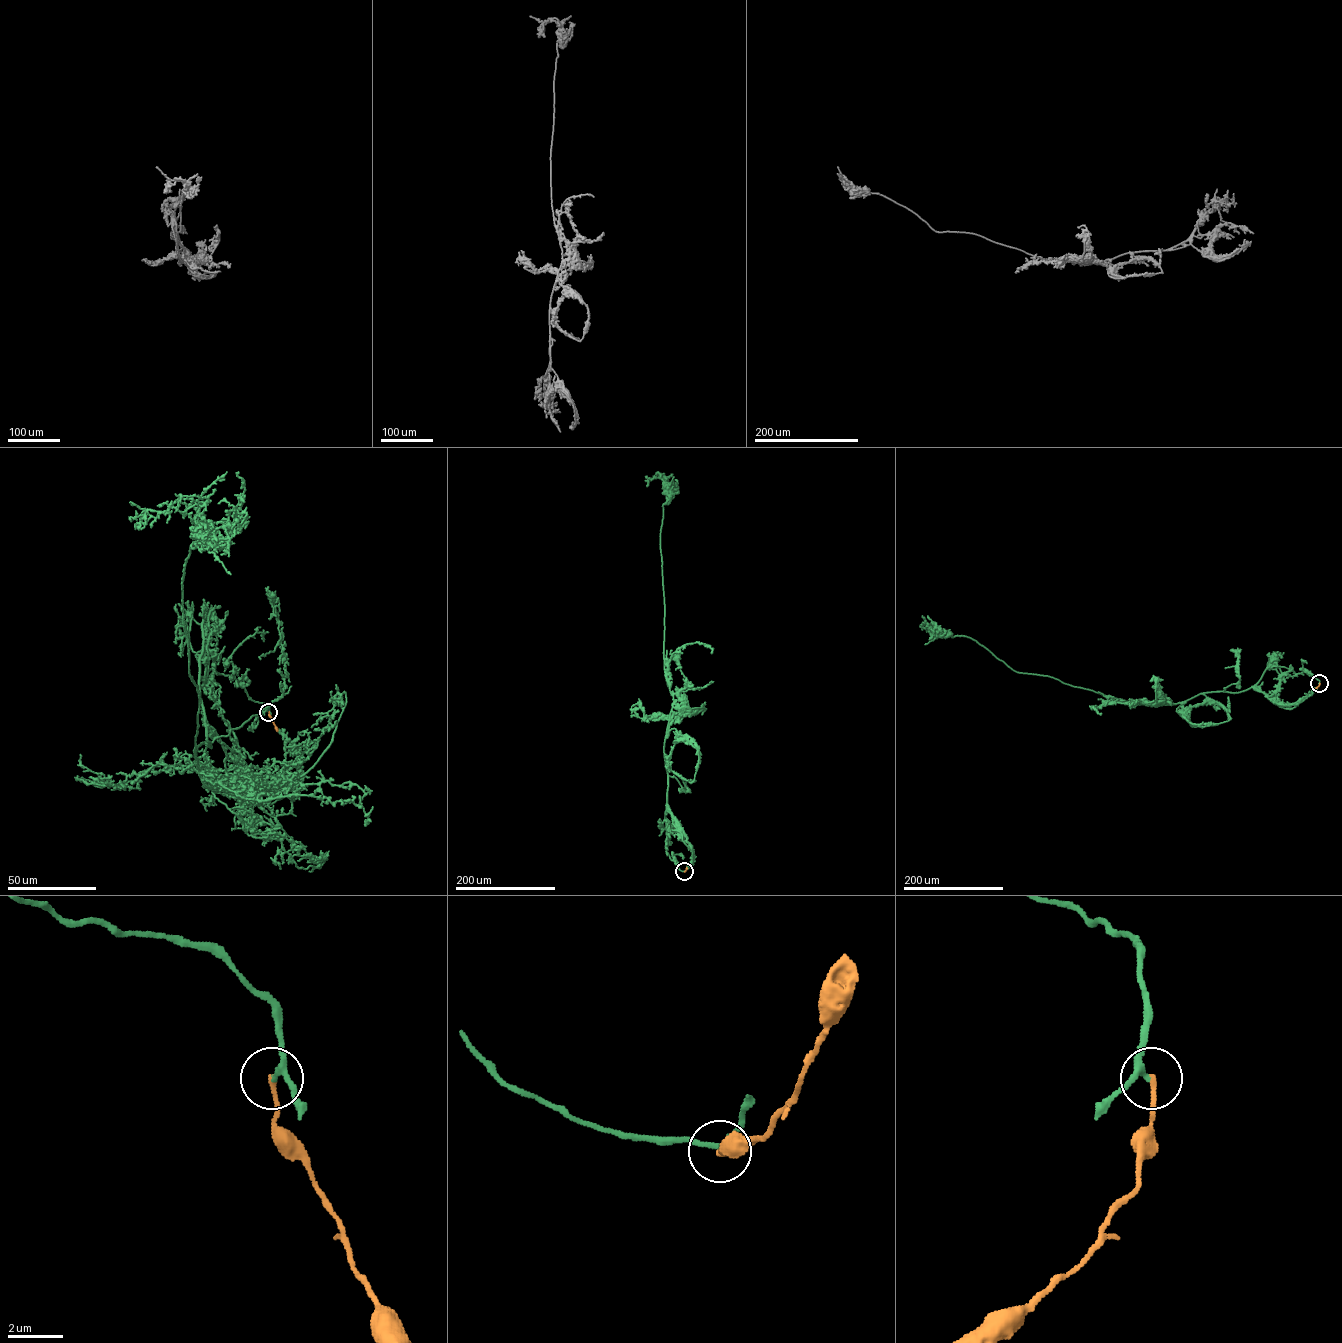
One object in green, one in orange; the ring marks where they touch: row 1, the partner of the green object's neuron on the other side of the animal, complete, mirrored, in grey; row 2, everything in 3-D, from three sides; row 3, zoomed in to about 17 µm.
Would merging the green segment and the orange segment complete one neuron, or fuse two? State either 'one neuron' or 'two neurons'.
one neuron

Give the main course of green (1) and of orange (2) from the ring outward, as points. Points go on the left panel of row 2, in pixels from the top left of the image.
1: (269, 712), (200, 659), (196, 763), (231, 790), (207, 787), (182, 581), (211, 527), (195, 501), (135, 523)
2: (269, 712), (277, 731)

